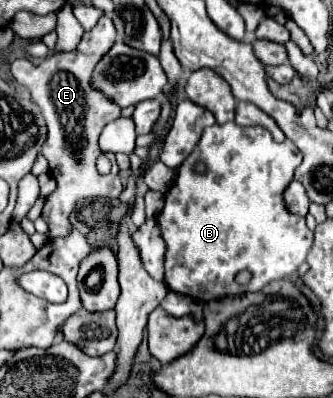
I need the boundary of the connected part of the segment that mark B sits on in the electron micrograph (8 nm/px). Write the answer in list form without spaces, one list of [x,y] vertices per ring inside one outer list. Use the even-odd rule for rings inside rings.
[[[229,121],[207,127],[197,147],[179,165],[177,179],[165,193],[165,205],[157,215],[161,235],[167,243],[165,285],[199,303],[207,303],[229,295],[261,291],[267,283],[287,279],[293,271],[297,271],[313,247],[313,231],[307,227],[305,217],[289,213],[283,203],[283,191],[293,181],[293,173],[299,163],[301,151],[297,145],[289,139],[283,143],[273,141],[271,133],[261,125],[241,127],[235,121]],[[199,161],[207,165],[207,171],[201,175],[193,171],[193,165]],[[243,269],[253,273],[249,285],[239,285],[235,281],[235,275]]]

